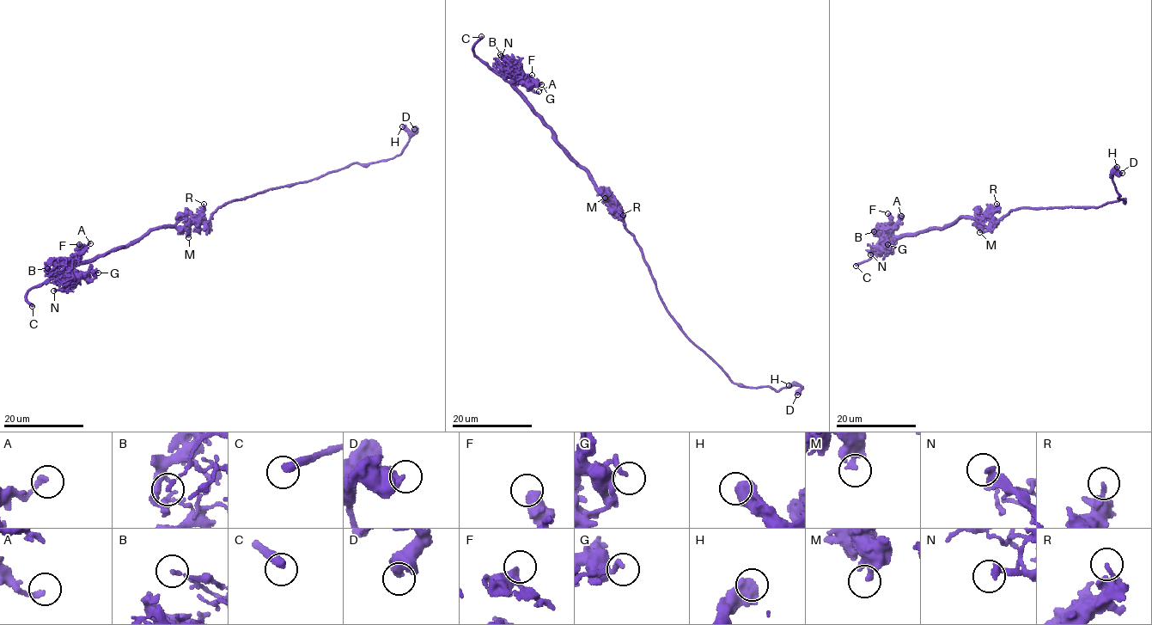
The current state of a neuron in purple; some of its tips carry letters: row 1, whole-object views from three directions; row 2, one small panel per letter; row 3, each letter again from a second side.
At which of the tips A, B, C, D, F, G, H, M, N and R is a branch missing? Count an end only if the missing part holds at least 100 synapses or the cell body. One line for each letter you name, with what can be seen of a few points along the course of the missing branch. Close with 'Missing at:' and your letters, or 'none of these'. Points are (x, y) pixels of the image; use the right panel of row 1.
Missing at: C

